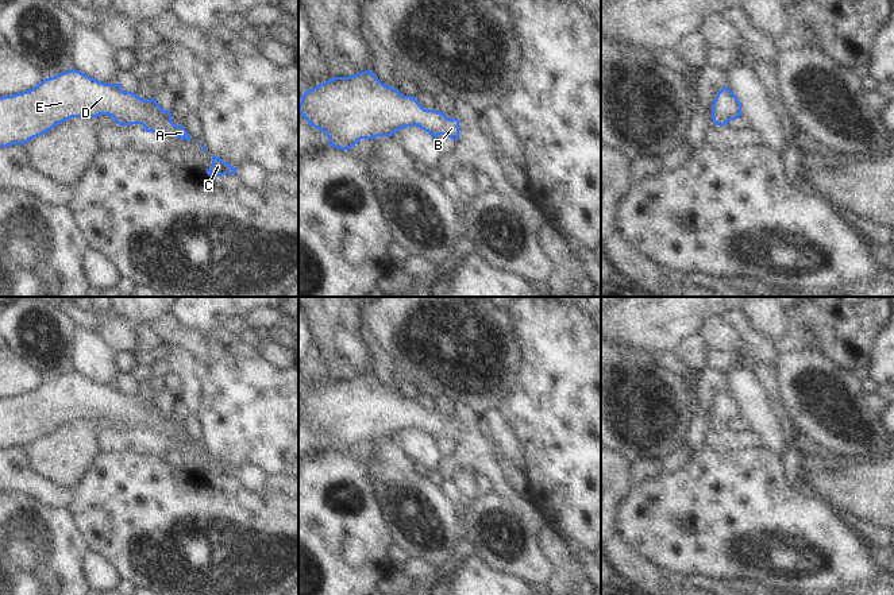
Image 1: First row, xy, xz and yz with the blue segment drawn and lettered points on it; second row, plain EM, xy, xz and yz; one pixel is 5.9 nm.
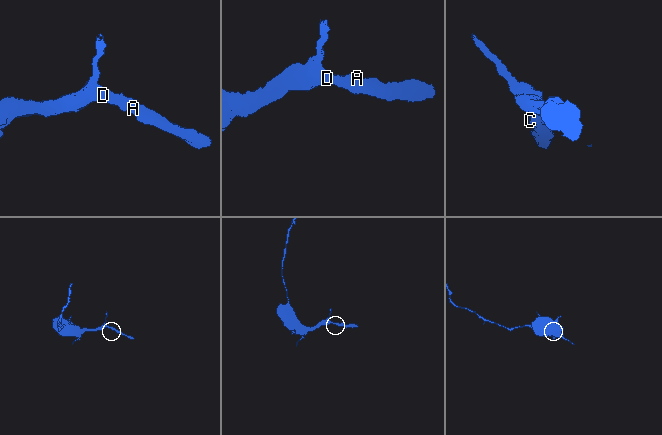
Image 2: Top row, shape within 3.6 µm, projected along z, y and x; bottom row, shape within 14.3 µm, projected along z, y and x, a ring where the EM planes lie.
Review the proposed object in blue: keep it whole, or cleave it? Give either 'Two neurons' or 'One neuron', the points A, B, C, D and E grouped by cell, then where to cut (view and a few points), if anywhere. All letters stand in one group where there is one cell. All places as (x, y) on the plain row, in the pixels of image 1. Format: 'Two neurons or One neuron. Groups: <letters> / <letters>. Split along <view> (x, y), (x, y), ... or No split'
One neuron. Groups: A B C D E. No split

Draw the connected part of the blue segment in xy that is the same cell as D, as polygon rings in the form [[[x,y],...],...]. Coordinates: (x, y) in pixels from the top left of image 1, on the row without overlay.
[[[72,371],[45,380],[30,393],[0,399],[0,449],[24,447],[72,420],[97,420],[108,417],[119,428],[142,426],[146,434],[161,434],[190,443],[184,428],[172,424],[170,413],[159,409],[155,401],[144,402],[132,394],[124,394],[120,386],[104,386]]]

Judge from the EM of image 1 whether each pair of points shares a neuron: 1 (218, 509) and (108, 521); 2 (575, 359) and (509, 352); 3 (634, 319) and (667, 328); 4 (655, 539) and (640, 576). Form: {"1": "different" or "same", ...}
{"1": "same", "2": "different", "3": "same", "4": "different"}

